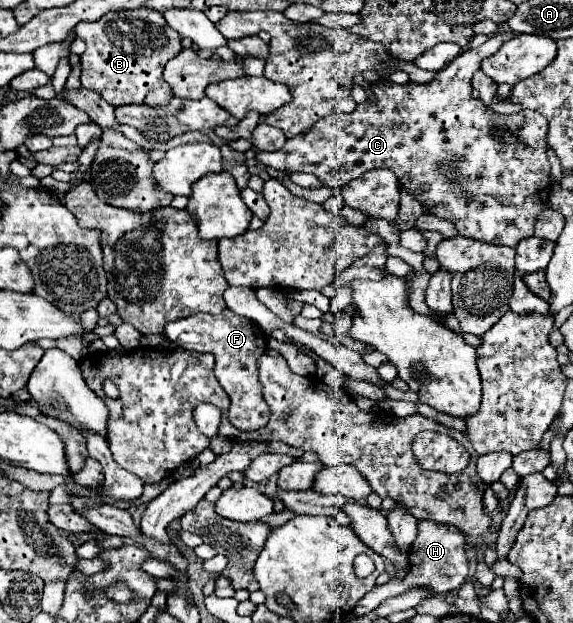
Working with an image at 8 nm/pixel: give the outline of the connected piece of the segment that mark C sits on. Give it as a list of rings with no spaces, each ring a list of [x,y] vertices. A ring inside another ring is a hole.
[[[492,35],[484,45],[462,51],[450,65],[438,71],[438,75],[430,83],[412,81],[406,85],[398,85],[388,79],[382,79],[374,87],[374,93],[378,97],[376,105],[364,101],[352,113],[332,113],[314,123],[308,135],[296,135],[288,139],[286,145],[278,151],[260,151],[256,153],[256,159],[276,171],[314,173],[326,187],[332,189],[342,187],[344,183],[360,177],[370,169],[390,169],[396,173],[402,187],[410,189],[416,199],[424,207],[428,207],[430,213],[452,221],[458,233],[494,245],[516,247],[522,239],[534,235],[534,219],[542,209],[548,207],[550,163],[544,149],[544,135],[548,131],[548,123],[540,113],[530,109],[522,109],[511,115],[494,113],[480,99],[472,97],[470,85],[470,79],[474,71],[480,69],[482,59],[494,55],[500,45],[510,37],[514,35]],[[499,128],[508,129],[518,135],[520,143],[498,143],[490,131]]]

